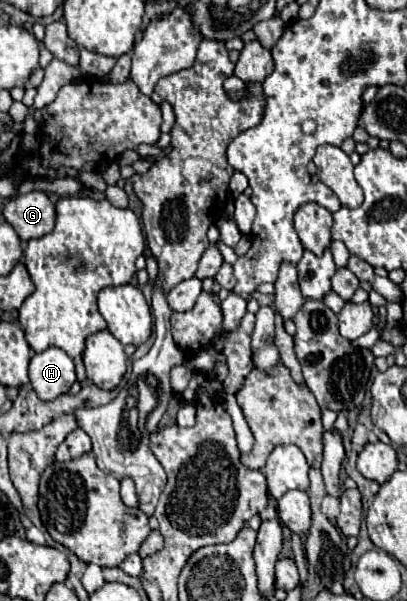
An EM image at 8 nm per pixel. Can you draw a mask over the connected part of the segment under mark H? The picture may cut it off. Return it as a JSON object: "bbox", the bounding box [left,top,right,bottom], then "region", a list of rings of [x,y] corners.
{"bbox":[29,346,75,400],"region":[[[51,346],[31,358],[29,380],[41,400],[53,400],[73,386],[75,364],[61,348]]]}

